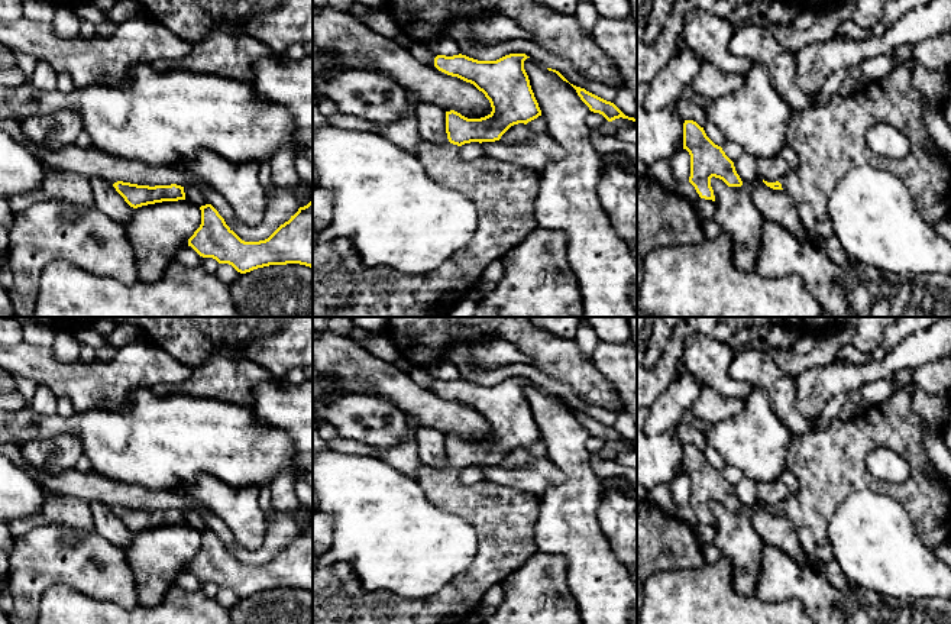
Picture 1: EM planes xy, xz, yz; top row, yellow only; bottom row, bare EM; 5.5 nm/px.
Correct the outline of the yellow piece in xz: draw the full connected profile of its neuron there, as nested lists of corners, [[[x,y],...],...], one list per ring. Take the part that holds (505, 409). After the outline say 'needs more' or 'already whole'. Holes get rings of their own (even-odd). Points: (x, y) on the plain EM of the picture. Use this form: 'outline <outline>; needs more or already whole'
outline [[[510,378],[496,385],[478,385],[466,379],[437,379],[434,391],[452,401],[473,408],[489,424],[492,436],[481,443],[468,443],[446,436],[447,469],[426,465],[418,468],[415,481],[427,499],[440,511],[468,520],[478,536],[478,550],[469,566],[437,594],[423,599],[405,599],[392,592],[366,592],[349,563],[334,562],[313,572],[313,624],[460,624],[483,601],[486,591],[504,582],[527,559],[537,553],[536,526],[540,499],[514,486],[482,479],[460,485],[460,471],[470,466],[495,466],[514,449],[541,440],[541,434],[524,394],[525,378]]]; needs more

